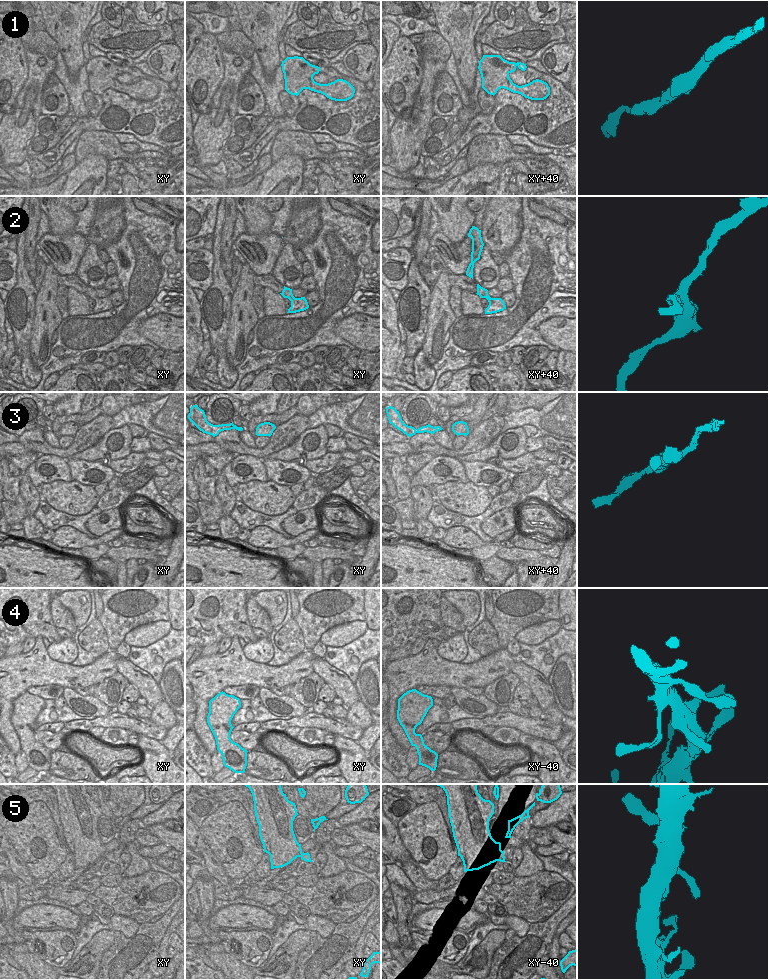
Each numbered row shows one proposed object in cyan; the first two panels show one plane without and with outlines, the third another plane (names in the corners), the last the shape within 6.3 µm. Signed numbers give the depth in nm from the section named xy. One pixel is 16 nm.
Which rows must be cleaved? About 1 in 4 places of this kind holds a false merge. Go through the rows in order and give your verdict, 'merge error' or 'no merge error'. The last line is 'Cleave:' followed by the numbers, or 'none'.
1: no merge error
2: no merge error
3: no merge error
4: no merge error
5: no merge error
Cleave: none

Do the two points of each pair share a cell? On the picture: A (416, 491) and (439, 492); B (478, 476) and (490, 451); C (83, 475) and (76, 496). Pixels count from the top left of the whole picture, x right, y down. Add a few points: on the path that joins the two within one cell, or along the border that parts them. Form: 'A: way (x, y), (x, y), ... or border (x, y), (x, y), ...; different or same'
A: border (433, 494), (435, 498); different
B: border (461, 461), (486, 462); different
C: border (73, 479), (93, 487); different

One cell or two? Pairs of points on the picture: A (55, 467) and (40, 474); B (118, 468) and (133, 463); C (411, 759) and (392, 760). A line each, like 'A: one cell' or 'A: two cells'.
A: one cell
B: one cell
C: two cells

